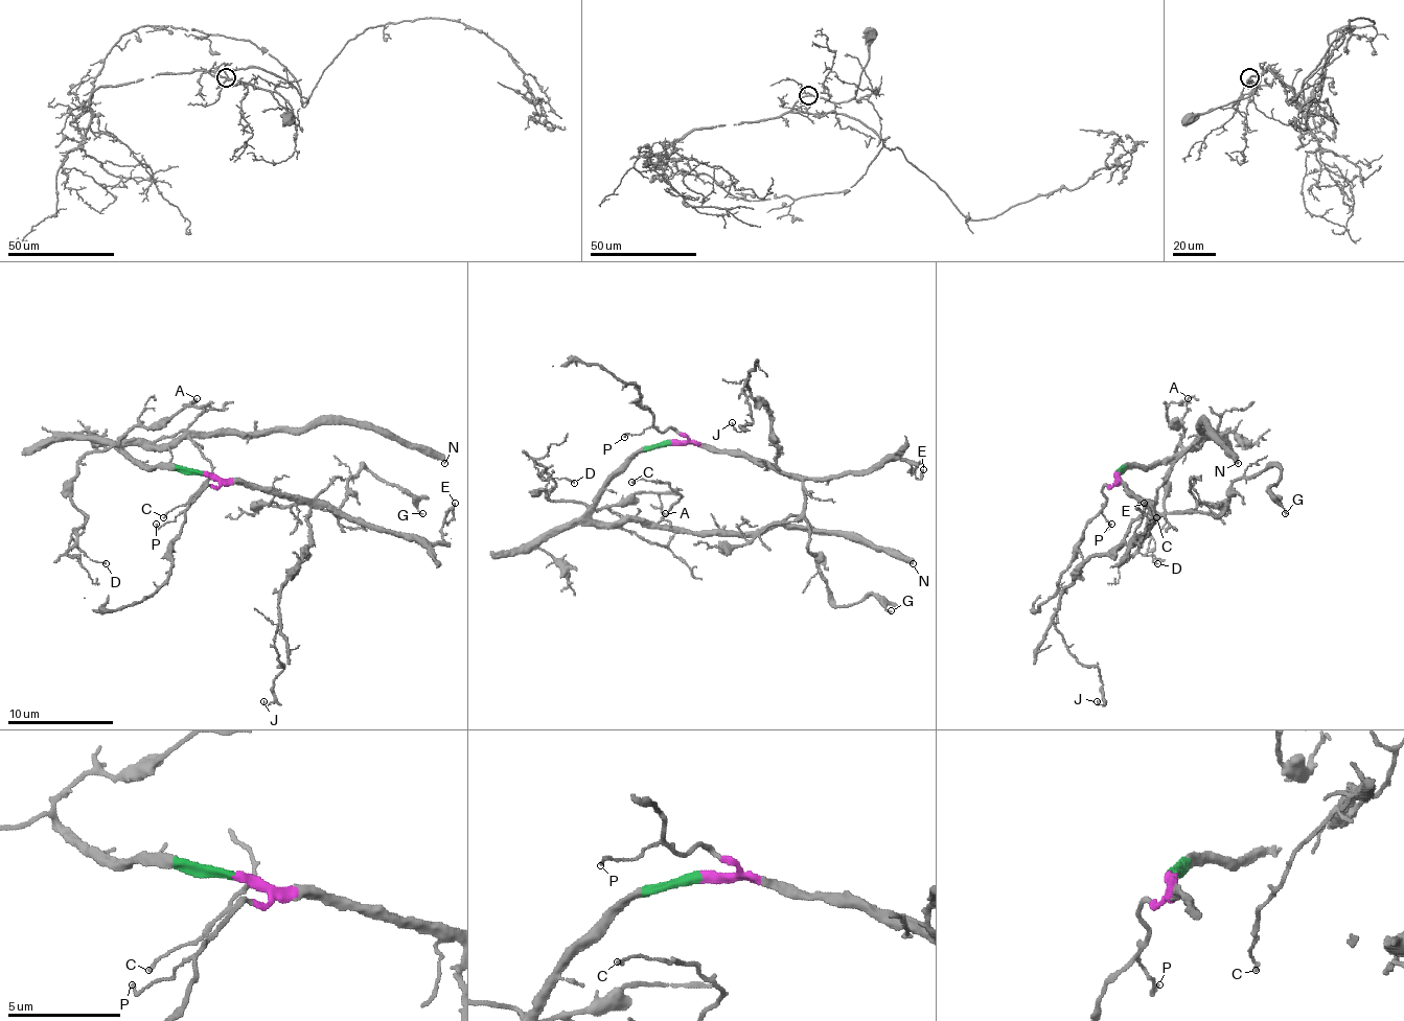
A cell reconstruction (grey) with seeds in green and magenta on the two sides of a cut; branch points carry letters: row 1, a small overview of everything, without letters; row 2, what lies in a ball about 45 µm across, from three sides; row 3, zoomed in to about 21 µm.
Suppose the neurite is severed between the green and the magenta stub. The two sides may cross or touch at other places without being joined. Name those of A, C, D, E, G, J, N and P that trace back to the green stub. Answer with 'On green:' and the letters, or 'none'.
On green: A, C, D, N

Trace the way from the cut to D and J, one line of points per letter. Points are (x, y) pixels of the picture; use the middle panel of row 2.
D: (670, 443), (644, 448), (589, 506), (538, 490), (554, 482), (547, 474), (538, 477), (573, 482)
J: (670, 443), (741, 450), (765, 469), (776, 445), (770, 414), (746, 379), (752, 421), (739, 433), (731, 421)

